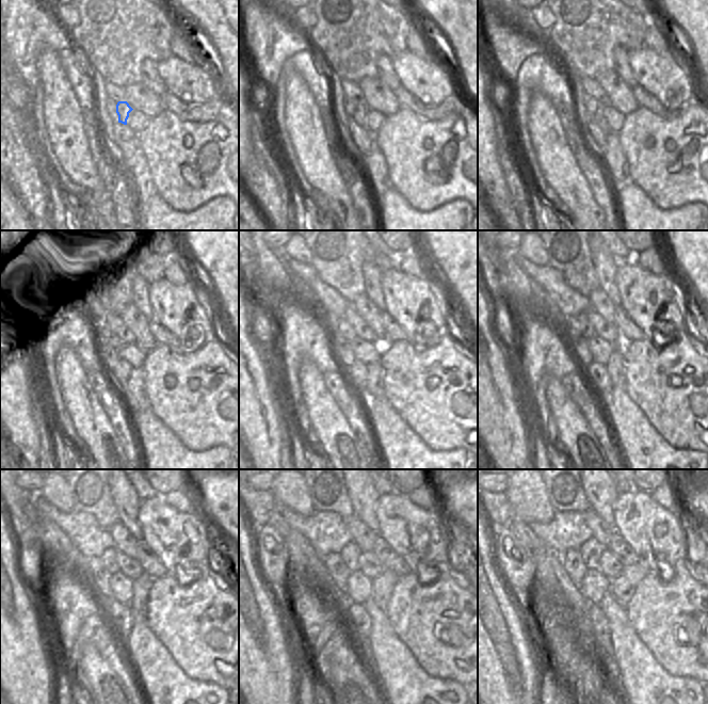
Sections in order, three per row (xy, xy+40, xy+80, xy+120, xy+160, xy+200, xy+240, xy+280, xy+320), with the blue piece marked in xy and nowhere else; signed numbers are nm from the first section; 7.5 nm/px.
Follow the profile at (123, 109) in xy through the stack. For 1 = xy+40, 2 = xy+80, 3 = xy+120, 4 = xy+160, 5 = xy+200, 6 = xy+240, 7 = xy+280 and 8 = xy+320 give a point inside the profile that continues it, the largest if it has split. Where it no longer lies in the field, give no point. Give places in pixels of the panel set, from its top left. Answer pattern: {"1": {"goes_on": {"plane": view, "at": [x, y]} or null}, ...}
{"1": {"goes_on": {"plane": "xy+40", "at": [359, 114]}}, "2": {"goes_on": {"plane": "xy+80", "at": [598, 116]}}, "3": {"goes_on": {"plane": "xy+120", "at": [122, 372]}}, "4": {"goes_on": {"plane": "xy+160", "at": [357, 373]}}, "5": {"goes_on": {"plane": "xy+200", "at": [596, 373]}}, "6": {"goes_on": {"plane": "xy+240", "at": [121, 616]}}, "7": {"goes_on": {"plane": "xy+280", "at": [361, 622]}}, "8": {"goes_on": {"plane": "xy+320", "at": [602, 649]}}}

